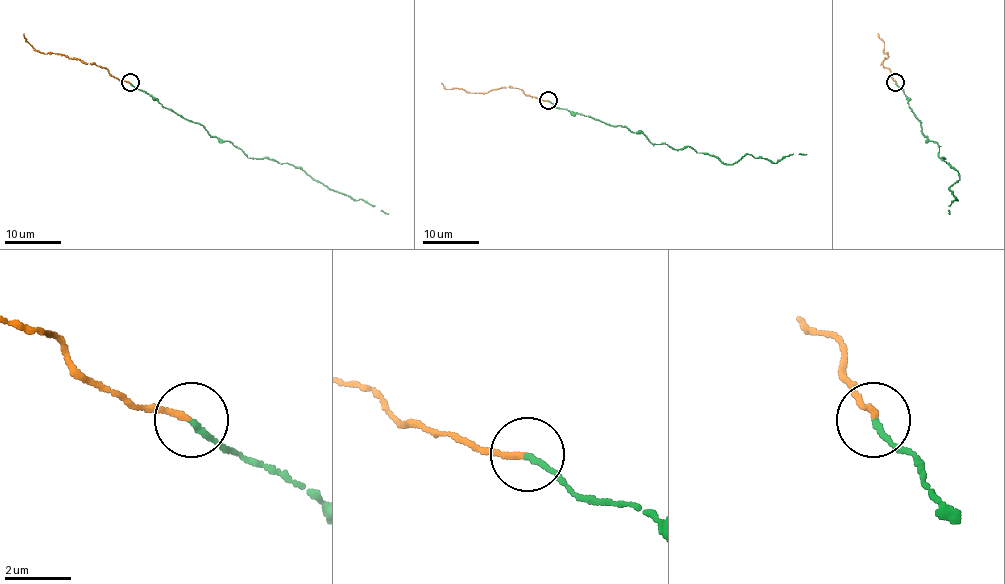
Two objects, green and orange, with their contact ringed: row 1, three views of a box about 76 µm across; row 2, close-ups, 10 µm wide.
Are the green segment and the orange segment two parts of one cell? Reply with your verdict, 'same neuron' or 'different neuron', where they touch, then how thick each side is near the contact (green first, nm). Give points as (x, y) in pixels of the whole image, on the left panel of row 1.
same neuron | (130, 82) | 170/170 nm

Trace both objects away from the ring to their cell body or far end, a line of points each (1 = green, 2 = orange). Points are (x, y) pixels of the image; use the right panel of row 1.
1: (895, 82), (927, 140), (939, 146), (939, 157), (958, 173), (949, 188), (958, 199), (949, 205), (950, 214)
2: (895, 82), (888, 68), (882, 65), (888, 52), (884, 52), (884, 41), (878, 33)

